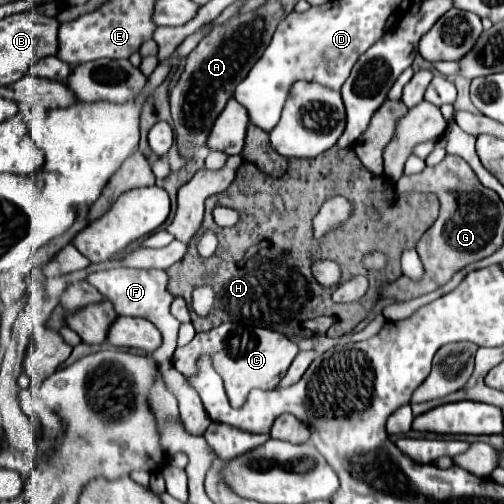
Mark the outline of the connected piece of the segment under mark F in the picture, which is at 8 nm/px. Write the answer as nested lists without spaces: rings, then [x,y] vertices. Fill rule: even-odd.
[[[109,269],[109,271],[97,271],[87,277],[91,285],[95,285],[103,297],[113,301],[117,315],[129,315],[129,317],[143,317],[151,321],[163,335],[163,345],[153,351],[153,357],[157,359],[159,365],[171,361],[173,351],[177,347],[177,331],[179,331],[179,321],[171,315],[169,307],[173,303],[173,295],[167,291],[167,273],[161,269]]]

